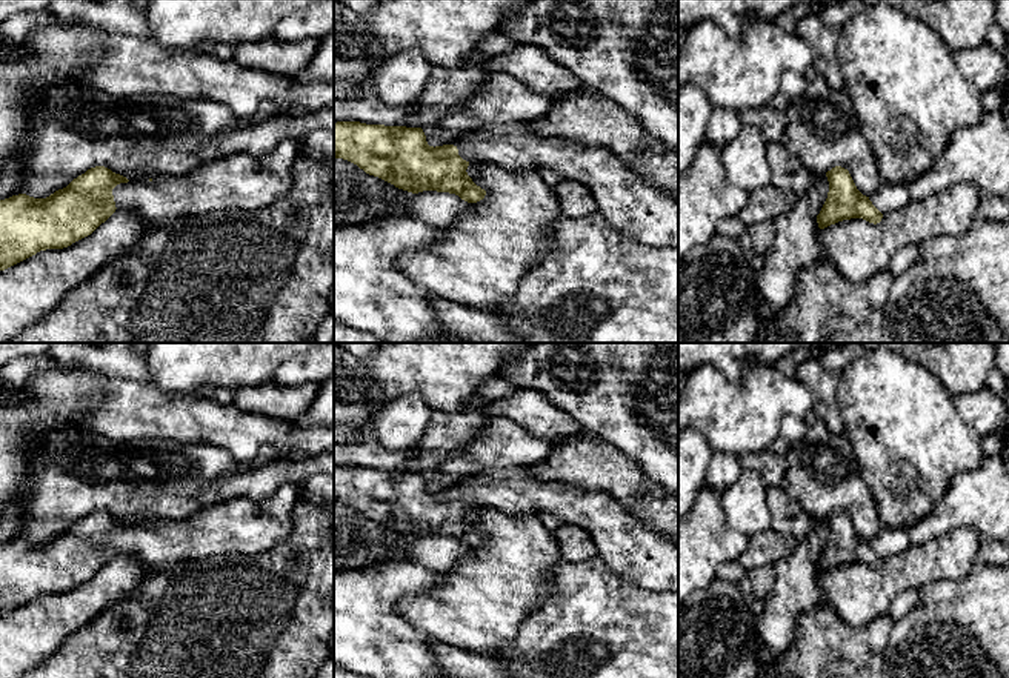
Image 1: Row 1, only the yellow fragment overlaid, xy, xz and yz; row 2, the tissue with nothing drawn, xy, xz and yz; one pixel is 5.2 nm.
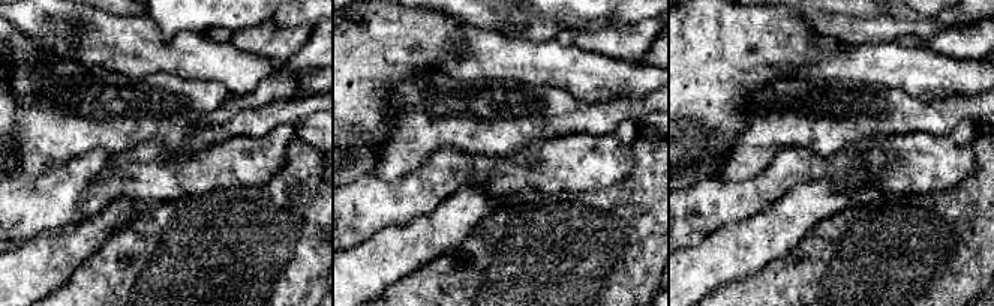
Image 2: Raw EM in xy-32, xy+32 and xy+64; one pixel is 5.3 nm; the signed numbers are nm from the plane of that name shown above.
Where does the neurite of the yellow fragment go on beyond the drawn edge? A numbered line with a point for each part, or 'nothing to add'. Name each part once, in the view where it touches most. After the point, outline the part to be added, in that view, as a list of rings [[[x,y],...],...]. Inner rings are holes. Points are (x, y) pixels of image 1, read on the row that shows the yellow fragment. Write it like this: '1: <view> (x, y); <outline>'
1: xy (242, 182); [[[285,140],[265,155],[234,154],[203,163],[183,175],[158,175],[151,181],[120,183],[112,189],[112,195],[118,211],[128,211],[149,226],[175,223],[191,214],[258,211],[291,189],[292,165],[297,157],[298,140]]]

